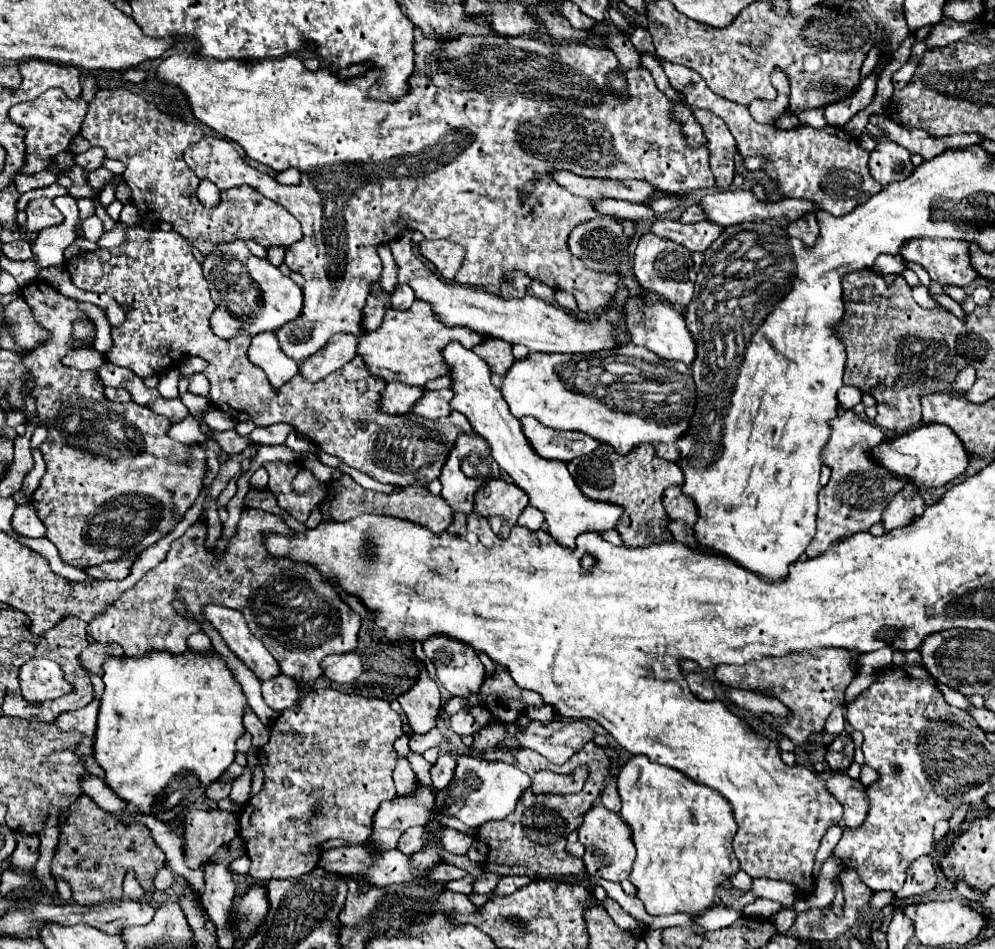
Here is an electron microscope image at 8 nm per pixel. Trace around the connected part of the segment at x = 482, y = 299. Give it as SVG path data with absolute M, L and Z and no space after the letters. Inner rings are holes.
M404 232L402 236L389 242L398 266L398 284L408 284L418 300L432 306L436 318L444 326L462 326L478 334L506 340L510 344L524 344L530 352L562 352L562 354L590 354L598 350L610 350L616 346L612 336L612 326L618 320L618 310L610 310L596 322L580 322L568 316L562 308L556 308L540 298L524 296L520 300L504 300L496 294L474 290L472 286L442 282L428 266L420 266L420 260L412 252L412 236Z

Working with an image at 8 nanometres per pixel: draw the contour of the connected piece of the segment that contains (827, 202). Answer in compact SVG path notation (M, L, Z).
M614 8L608 10L608 16L610 16L610 22L632 40L634 48L640 54L646 52L654 60L660 62L672 88L684 92L688 104L692 104L694 108L706 108L706 110L714 112L716 116L720 116L728 124L732 136L738 142L738 150L744 158L758 156L758 154L768 158L768 162L762 166L762 170L778 184L778 190L786 198L814 200L818 208L822 208L834 216L844 216L844 214L852 212L858 204L866 202L870 196L874 196L876 192L882 190L882 184L878 184L868 172L868 154L858 146L858 142L846 130L836 128L836 126L824 126L824 128L796 126L792 130L780 130L780 128L772 128L768 124L756 124L756 120L752 120L752 116L748 112L748 106L740 106L732 100L724 100L722 96L716 96L704 84L704 78L698 72L684 68L680 64L660 60L654 52L652 36L646 28L634 26L626 16L622 16Z

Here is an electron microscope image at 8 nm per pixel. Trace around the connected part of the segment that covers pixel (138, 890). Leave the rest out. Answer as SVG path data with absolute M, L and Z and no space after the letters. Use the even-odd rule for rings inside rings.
M130 872L130 874L126 876L126 880L124 880L124 896L126 896L128 900L136 900L136 902L142 902L144 896L146 896L146 892L142 890L142 886L138 884L138 880L134 878L132 872Z

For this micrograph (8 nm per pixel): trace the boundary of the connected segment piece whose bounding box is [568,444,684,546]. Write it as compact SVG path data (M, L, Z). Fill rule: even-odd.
M600 444L600 448L596 448L594 452L570 460L568 470L588 498L620 504L626 510L616 526L626 546L648 546L654 542L672 540L668 528L658 528L658 522L666 520L662 508L662 494L666 488L682 484L684 476L676 462L658 458L652 444L640 444L640 448L632 448L628 456L610 452L608 446Z

